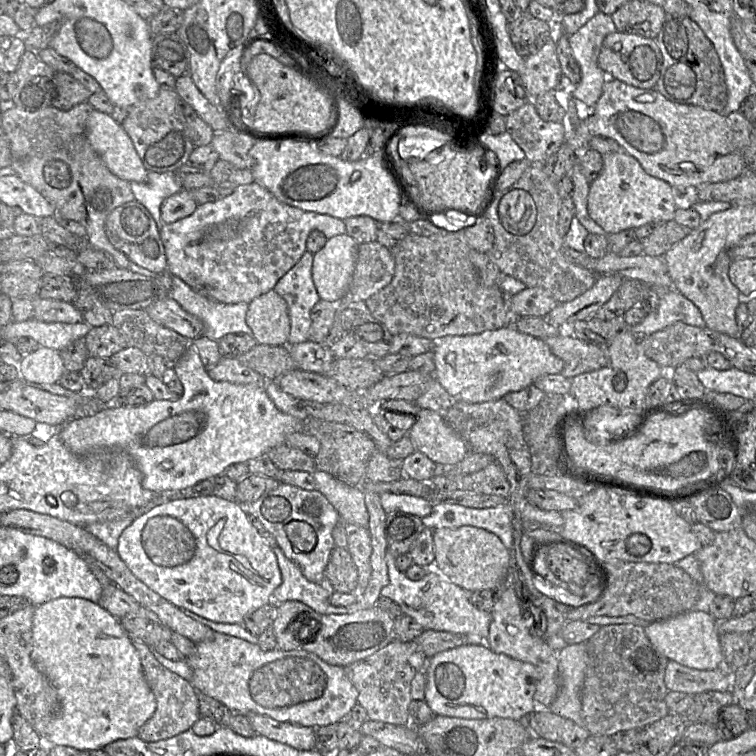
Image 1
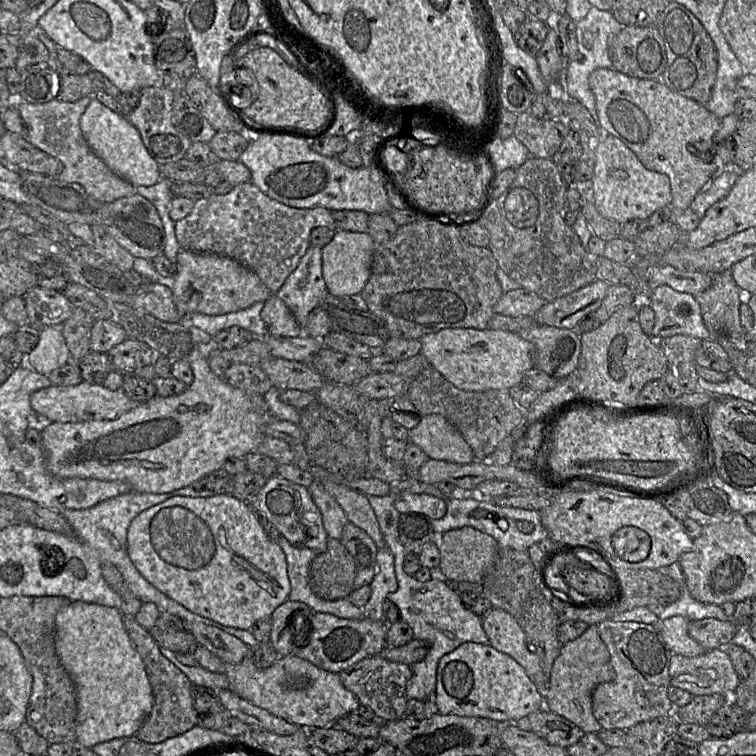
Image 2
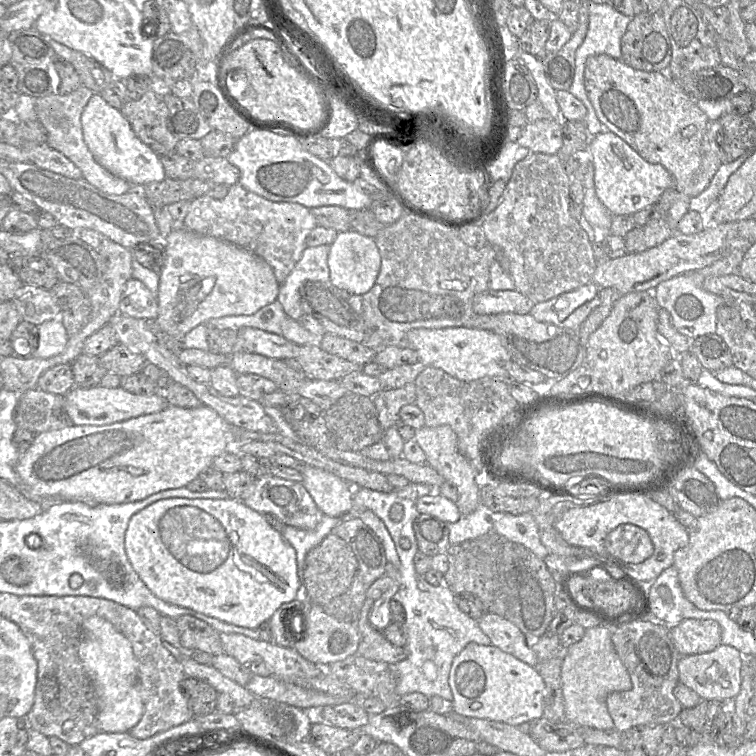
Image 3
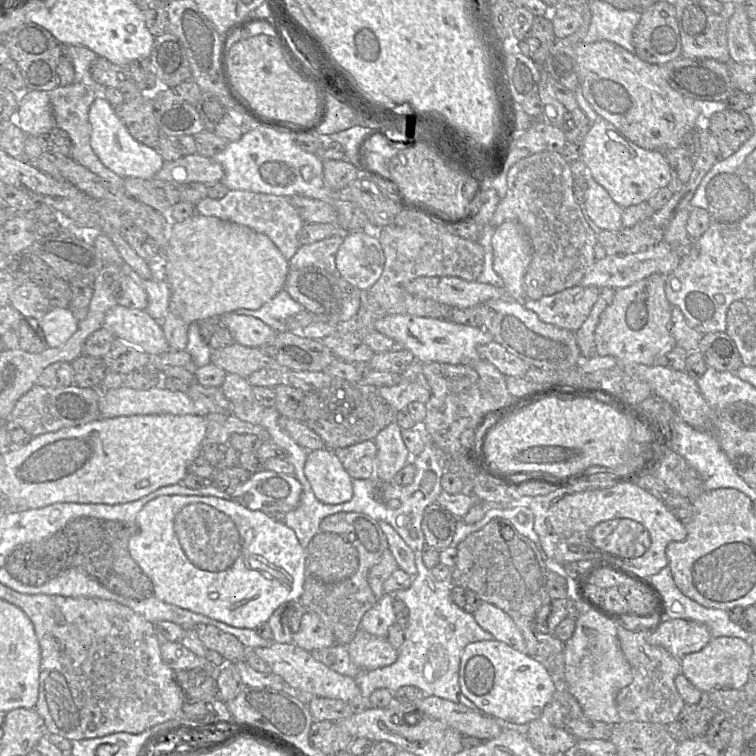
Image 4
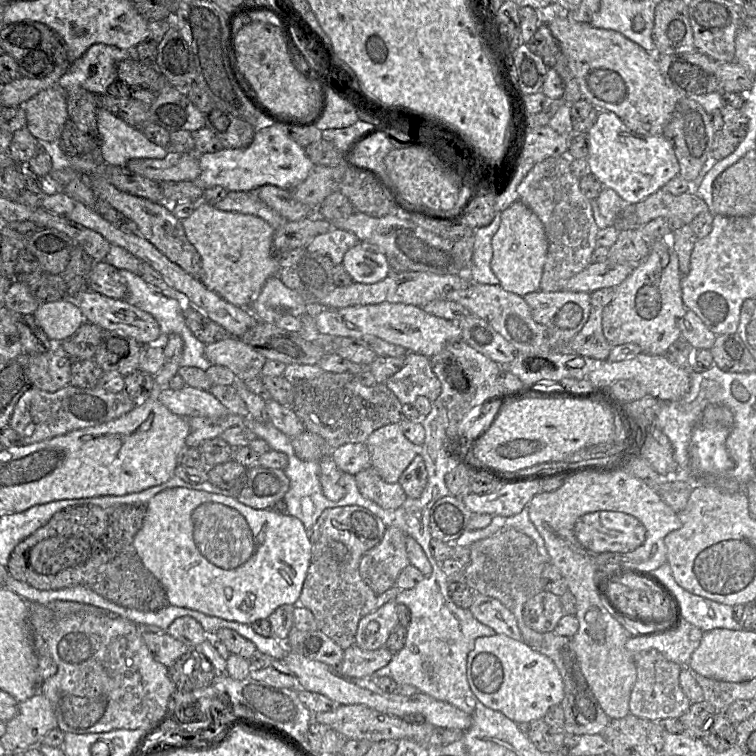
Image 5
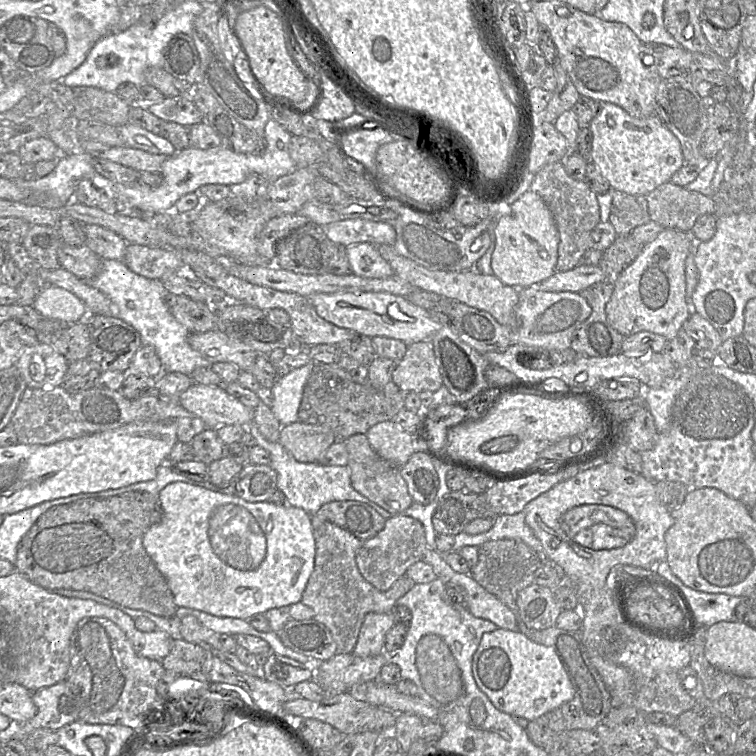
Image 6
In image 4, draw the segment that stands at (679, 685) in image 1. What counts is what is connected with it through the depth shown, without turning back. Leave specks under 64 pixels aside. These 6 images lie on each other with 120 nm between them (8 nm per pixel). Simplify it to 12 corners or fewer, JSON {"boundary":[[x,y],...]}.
{"boundary":[[712,638],[680,660],[703,693],[743,689],[750,641]]}

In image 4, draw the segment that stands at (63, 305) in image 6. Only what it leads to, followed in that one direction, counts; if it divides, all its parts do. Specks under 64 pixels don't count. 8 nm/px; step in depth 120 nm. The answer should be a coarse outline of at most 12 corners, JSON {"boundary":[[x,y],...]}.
{"boundary":[[68,307],[40,320],[47,347],[64,345],[79,322]]}

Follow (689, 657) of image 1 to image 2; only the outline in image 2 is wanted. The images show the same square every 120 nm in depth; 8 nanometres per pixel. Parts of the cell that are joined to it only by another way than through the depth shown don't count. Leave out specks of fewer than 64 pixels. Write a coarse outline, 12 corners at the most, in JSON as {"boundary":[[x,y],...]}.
{"boundary":[[690,620],[658,622],[672,654],[695,657],[705,649],[690,637]]}

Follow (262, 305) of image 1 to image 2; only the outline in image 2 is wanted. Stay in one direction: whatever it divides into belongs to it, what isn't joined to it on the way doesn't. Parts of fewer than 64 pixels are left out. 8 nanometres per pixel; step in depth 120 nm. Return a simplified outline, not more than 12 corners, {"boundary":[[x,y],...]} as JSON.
{"boundary":[[276,294],[261,318],[272,336],[295,338],[302,328]]}

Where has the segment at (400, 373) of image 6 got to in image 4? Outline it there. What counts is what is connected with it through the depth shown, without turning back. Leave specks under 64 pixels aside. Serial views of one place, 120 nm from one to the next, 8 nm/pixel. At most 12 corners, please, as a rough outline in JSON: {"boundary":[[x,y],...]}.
{"boundary":[[415,361],[396,385],[378,388],[397,412],[412,402],[425,404],[431,389]]}

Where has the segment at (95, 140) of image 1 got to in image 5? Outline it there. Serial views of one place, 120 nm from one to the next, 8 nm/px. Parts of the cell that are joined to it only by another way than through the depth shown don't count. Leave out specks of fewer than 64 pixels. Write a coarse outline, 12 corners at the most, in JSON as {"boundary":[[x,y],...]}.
{"boundary":[[105,108],[97,109],[106,164],[162,159],[164,147]]}

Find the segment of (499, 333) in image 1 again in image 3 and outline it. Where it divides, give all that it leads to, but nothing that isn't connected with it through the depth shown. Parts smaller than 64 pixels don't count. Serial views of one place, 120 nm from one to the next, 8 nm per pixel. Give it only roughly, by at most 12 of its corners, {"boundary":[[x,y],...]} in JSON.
{"boundary":[[417,328],[425,367],[461,381],[508,380],[511,360],[493,331]]}

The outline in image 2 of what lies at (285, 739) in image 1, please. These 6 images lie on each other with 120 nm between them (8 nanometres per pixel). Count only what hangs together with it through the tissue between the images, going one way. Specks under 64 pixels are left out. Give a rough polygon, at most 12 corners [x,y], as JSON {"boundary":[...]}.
{"boundary":[[230,689],[218,697],[250,728],[284,736],[304,728],[255,706]]}

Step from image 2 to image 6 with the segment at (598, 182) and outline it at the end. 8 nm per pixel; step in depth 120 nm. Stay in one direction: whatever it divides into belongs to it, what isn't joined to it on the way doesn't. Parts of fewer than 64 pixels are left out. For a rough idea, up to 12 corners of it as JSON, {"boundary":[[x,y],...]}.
{"boundary":[[601,103],[591,160],[611,189],[647,195],[684,158],[656,114]]}

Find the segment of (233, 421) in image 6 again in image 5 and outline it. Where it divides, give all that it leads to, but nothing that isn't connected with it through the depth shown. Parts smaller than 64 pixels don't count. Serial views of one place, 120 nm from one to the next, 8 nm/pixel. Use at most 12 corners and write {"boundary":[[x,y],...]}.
{"boundary":[[165,388],[159,401],[184,418],[221,417],[228,409],[209,390]]}

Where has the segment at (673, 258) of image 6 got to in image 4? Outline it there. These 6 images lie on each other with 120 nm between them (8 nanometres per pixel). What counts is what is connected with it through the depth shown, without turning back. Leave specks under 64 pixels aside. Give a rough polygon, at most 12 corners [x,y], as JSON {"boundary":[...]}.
{"boundary":[[667,275],[617,289],[598,356],[659,365],[677,346]]}

